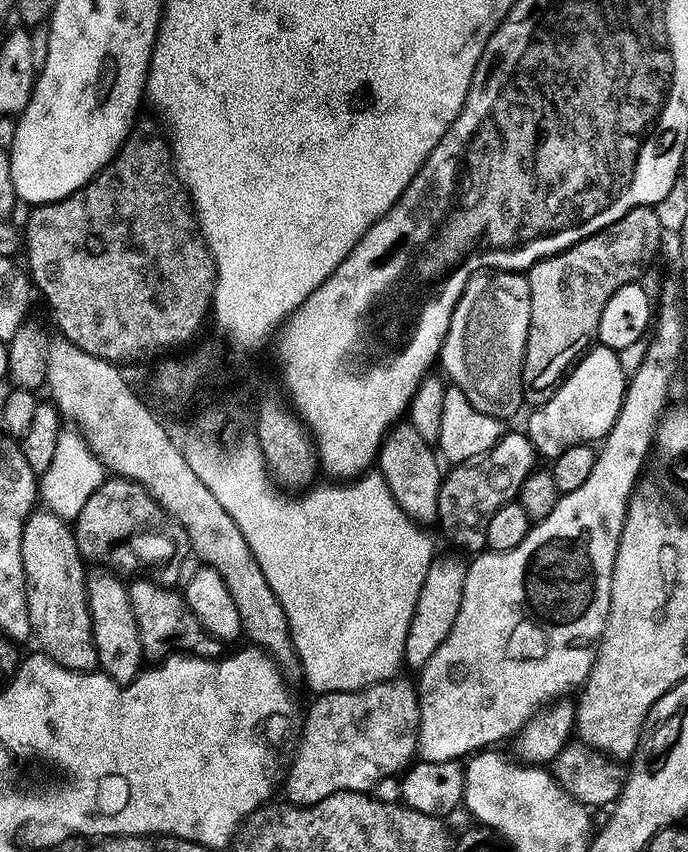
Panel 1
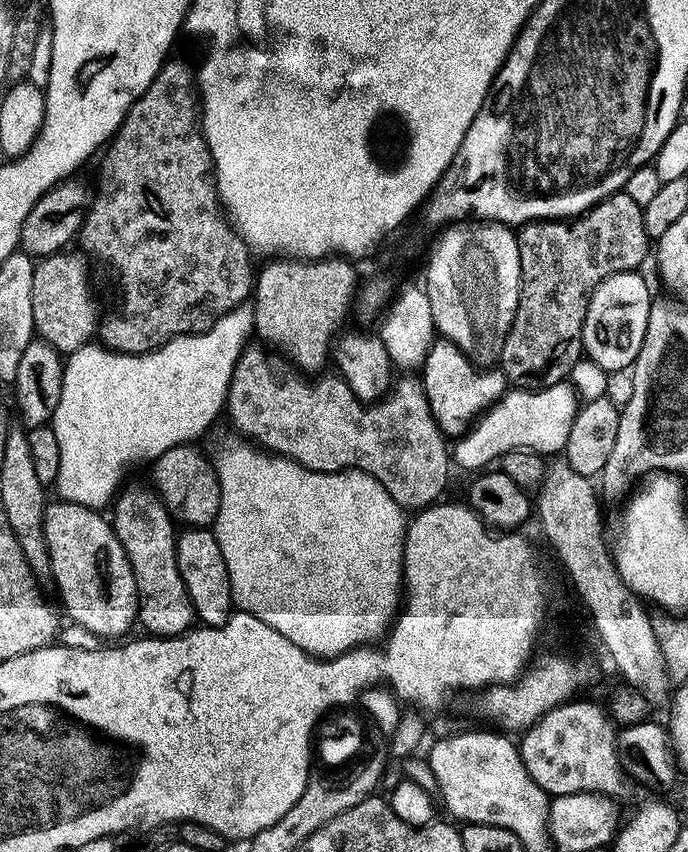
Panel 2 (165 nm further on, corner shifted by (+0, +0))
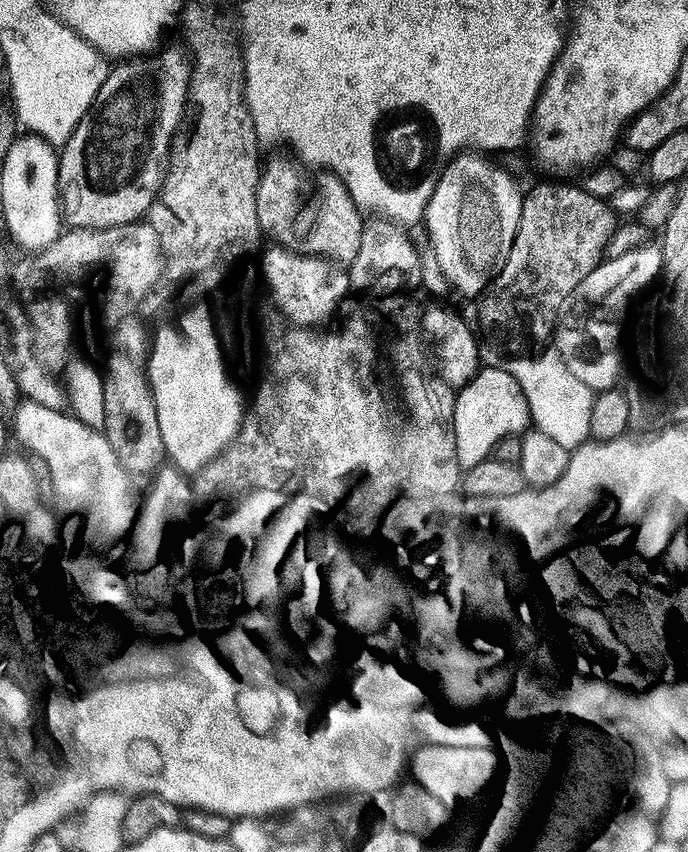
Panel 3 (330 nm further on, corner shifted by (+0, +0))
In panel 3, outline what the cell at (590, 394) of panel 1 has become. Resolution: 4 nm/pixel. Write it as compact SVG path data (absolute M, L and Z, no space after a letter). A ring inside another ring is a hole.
M481 367L476 376L457 391L452 415L452 436L461 469L487 459L493 445L503 437L521 435L530 423L529 404L511 369Z

